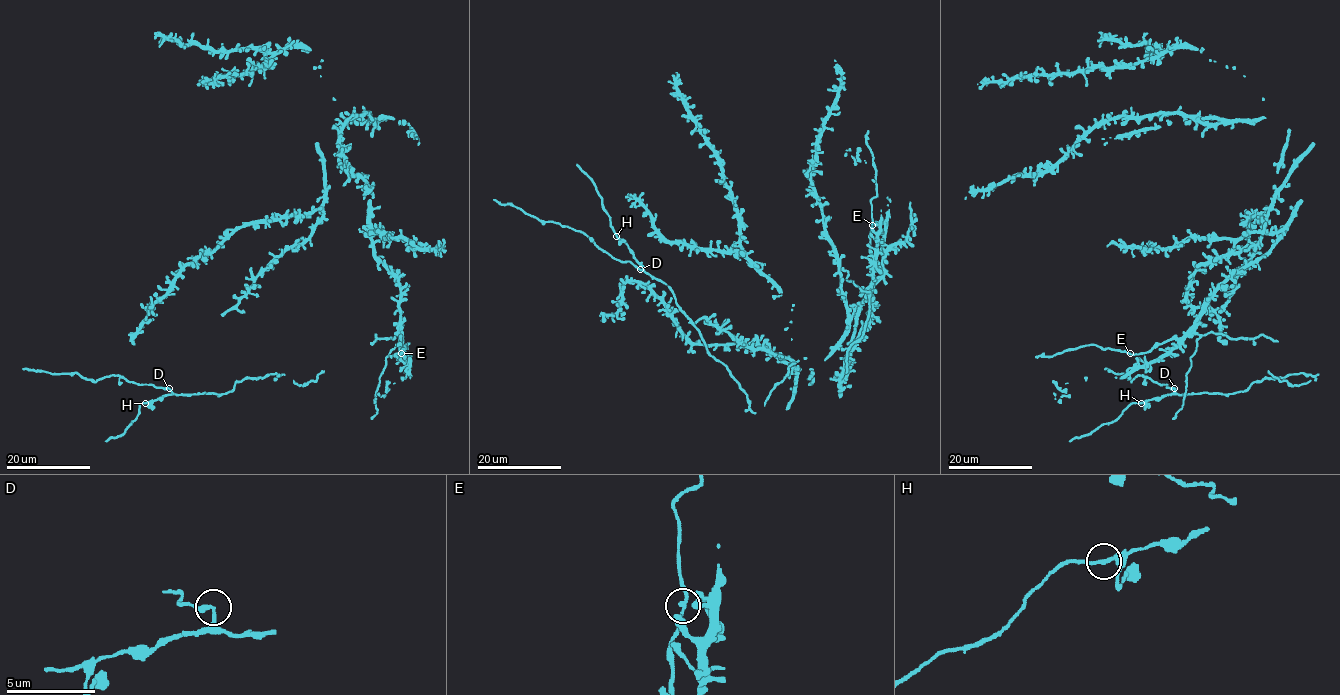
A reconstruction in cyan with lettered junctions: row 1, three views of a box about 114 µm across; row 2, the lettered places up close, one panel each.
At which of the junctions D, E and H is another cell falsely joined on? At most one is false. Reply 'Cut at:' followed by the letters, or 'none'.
Cut at: none

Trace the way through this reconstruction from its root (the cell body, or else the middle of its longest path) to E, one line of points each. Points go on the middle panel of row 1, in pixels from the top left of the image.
E: (871, 308), (872, 224)

